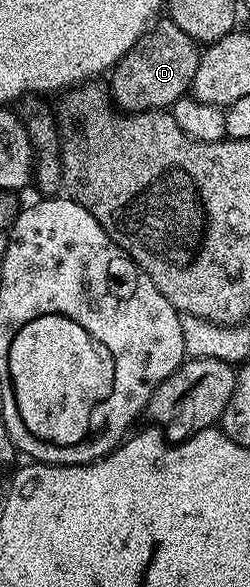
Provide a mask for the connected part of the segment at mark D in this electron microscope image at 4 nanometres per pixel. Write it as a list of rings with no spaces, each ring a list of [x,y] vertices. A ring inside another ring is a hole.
[[[172,22],[158,23],[138,40],[134,48],[127,50],[127,54],[111,70],[113,81],[107,84],[107,88],[111,93],[112,103],[125,114],[168,109],[192,89],[195,70],[200,61],[201,52],[198,45],[189,36],[183,34],[183,30],[179,30]]]

